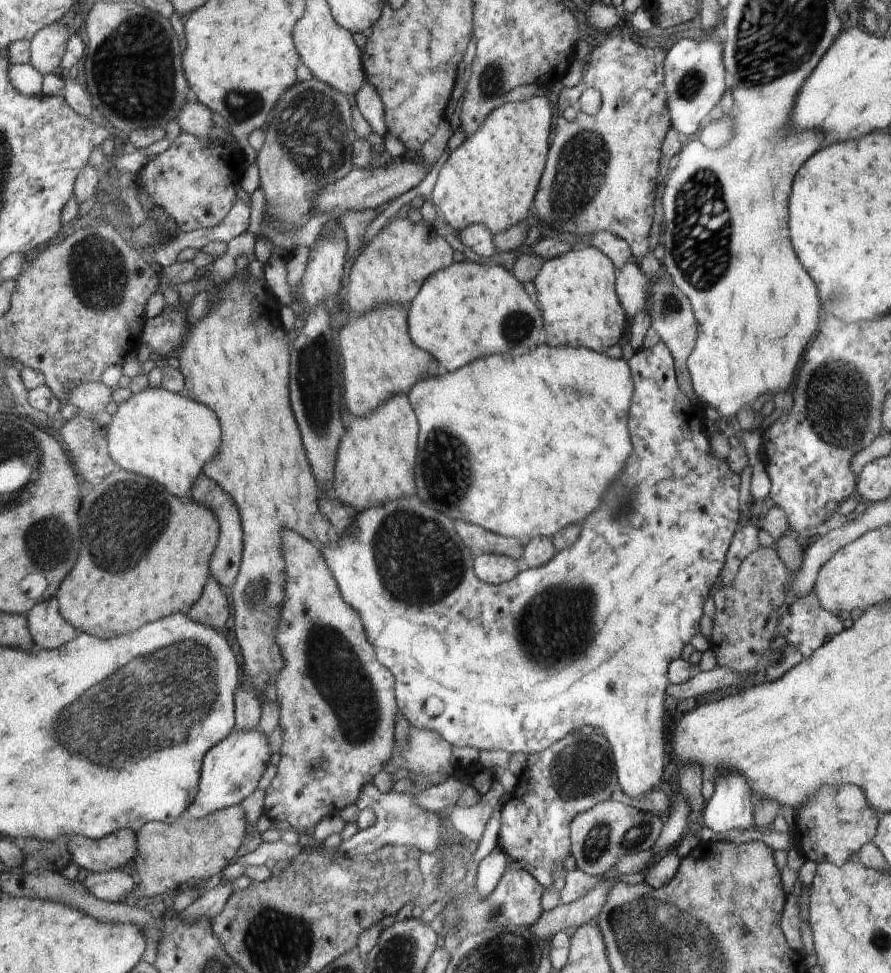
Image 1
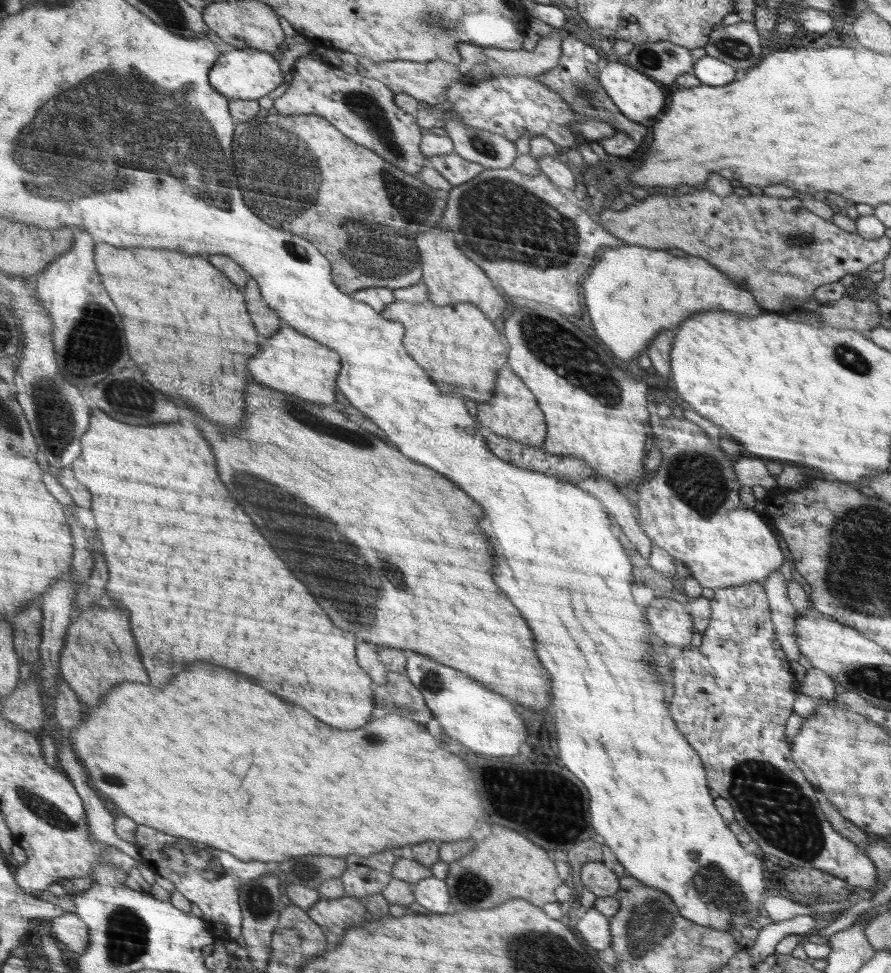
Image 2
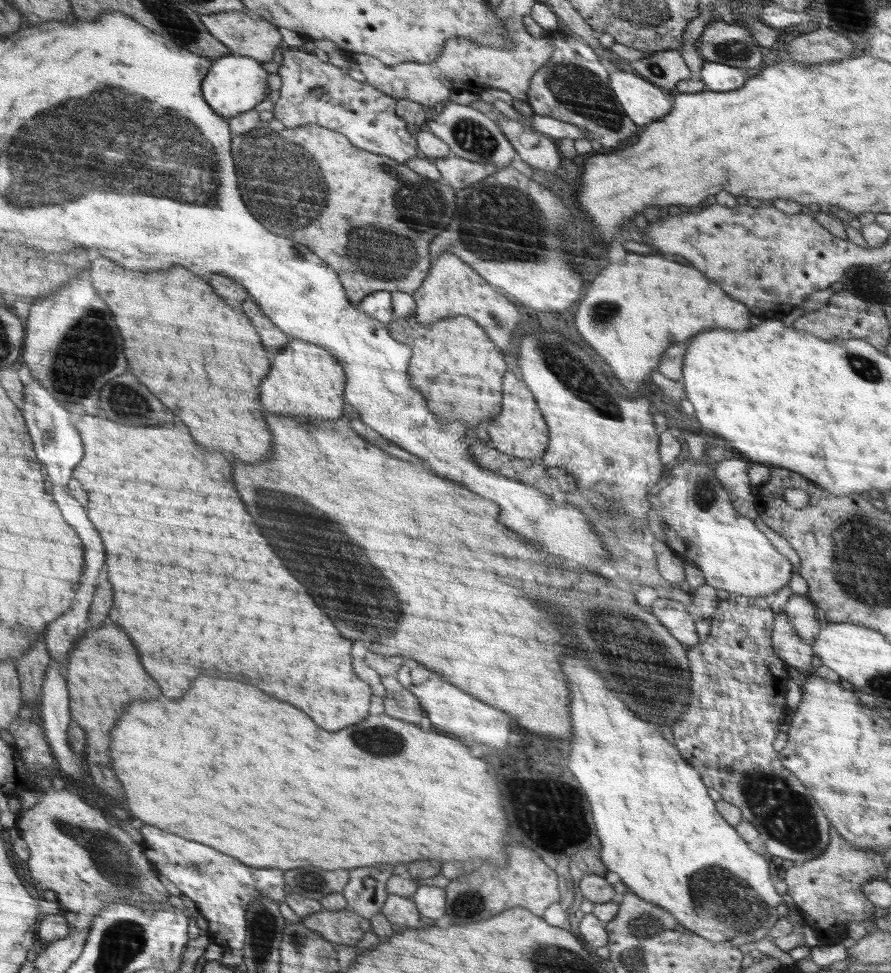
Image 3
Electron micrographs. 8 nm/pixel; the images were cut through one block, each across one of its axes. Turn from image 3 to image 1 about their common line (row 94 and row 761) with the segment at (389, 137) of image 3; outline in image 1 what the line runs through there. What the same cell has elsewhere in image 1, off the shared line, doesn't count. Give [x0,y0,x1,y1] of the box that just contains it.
[263,529,400,830]

